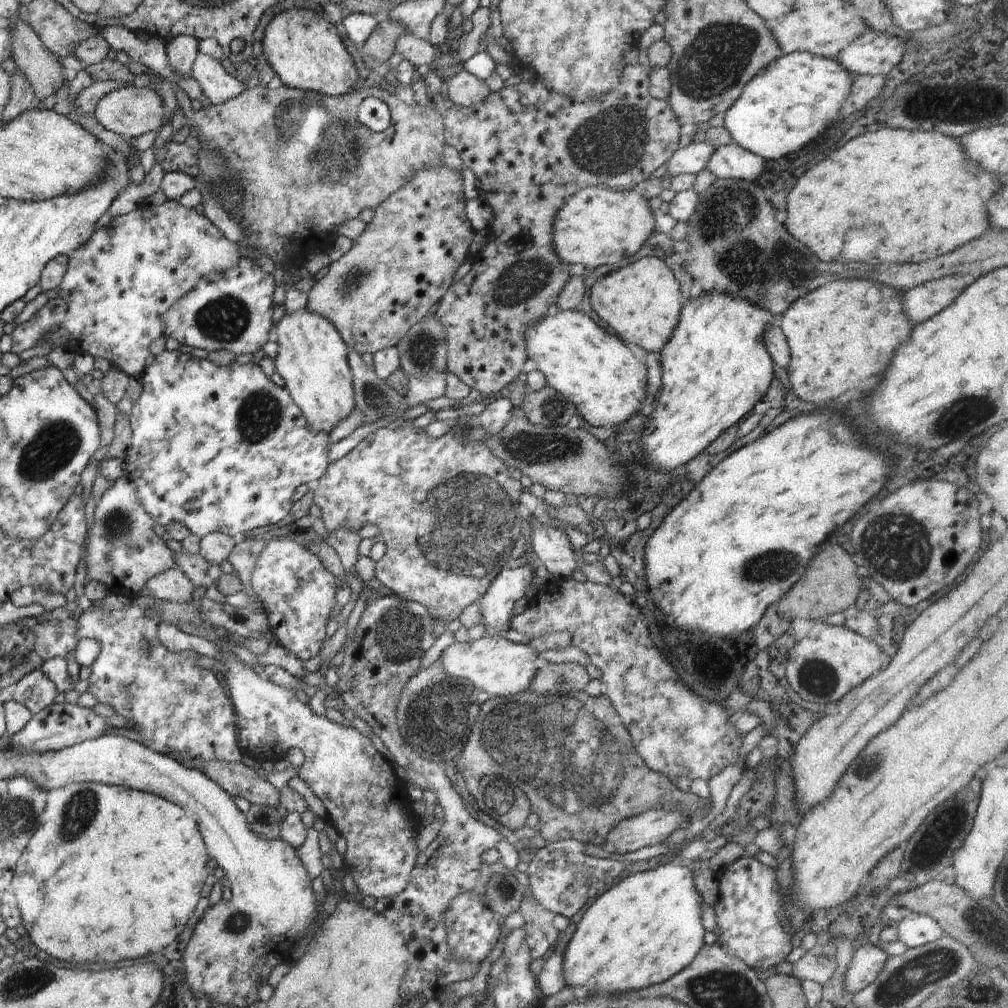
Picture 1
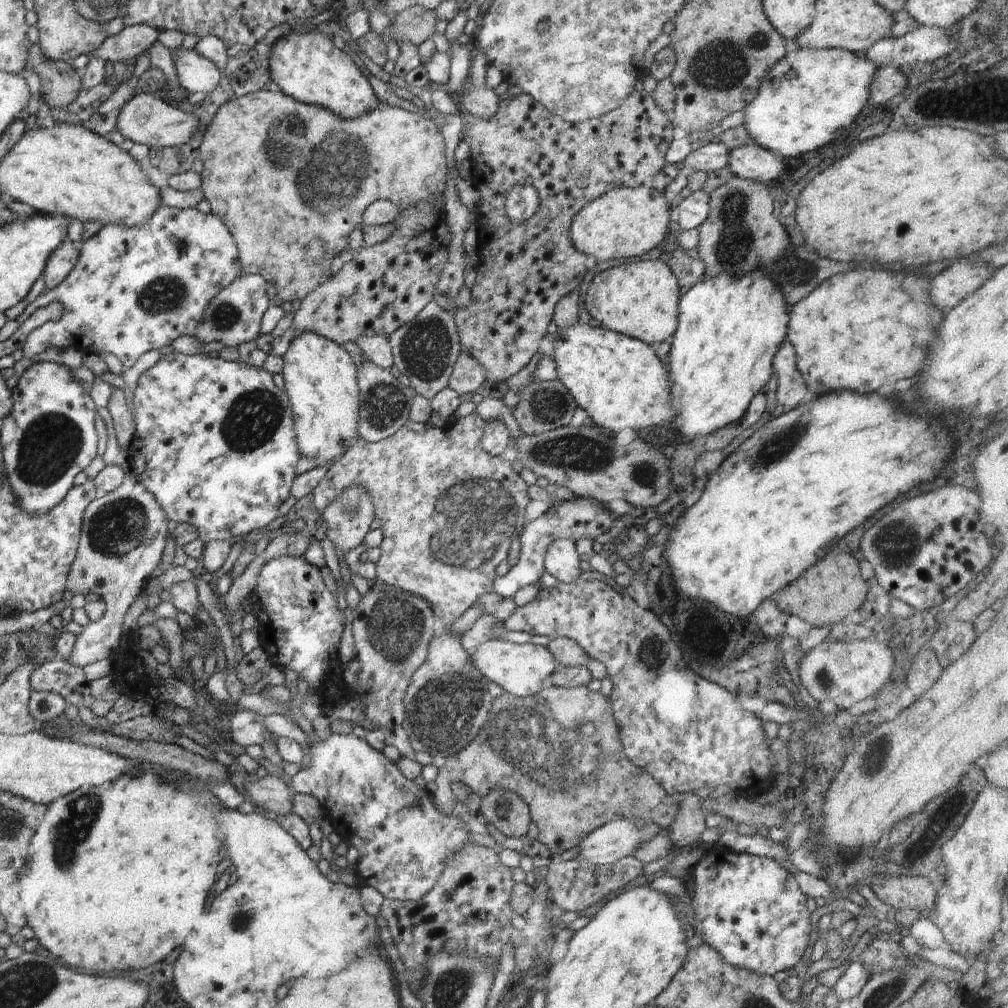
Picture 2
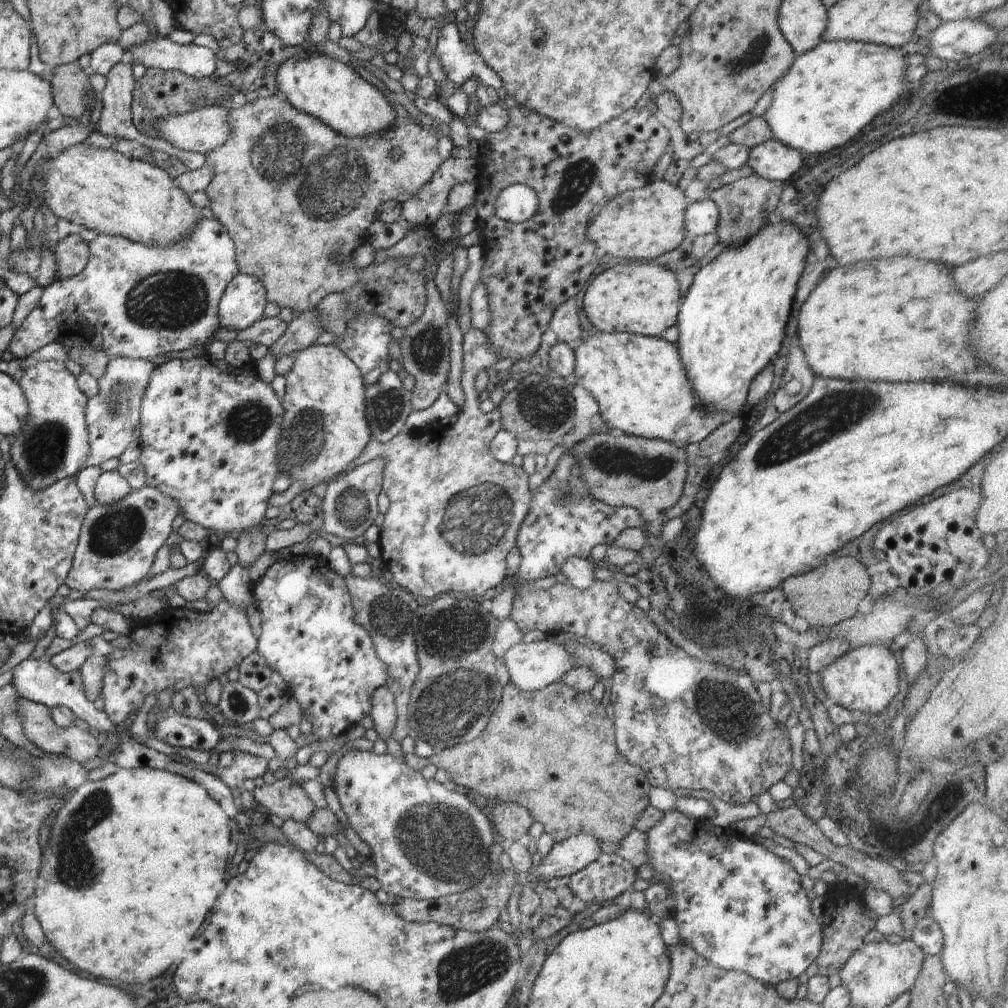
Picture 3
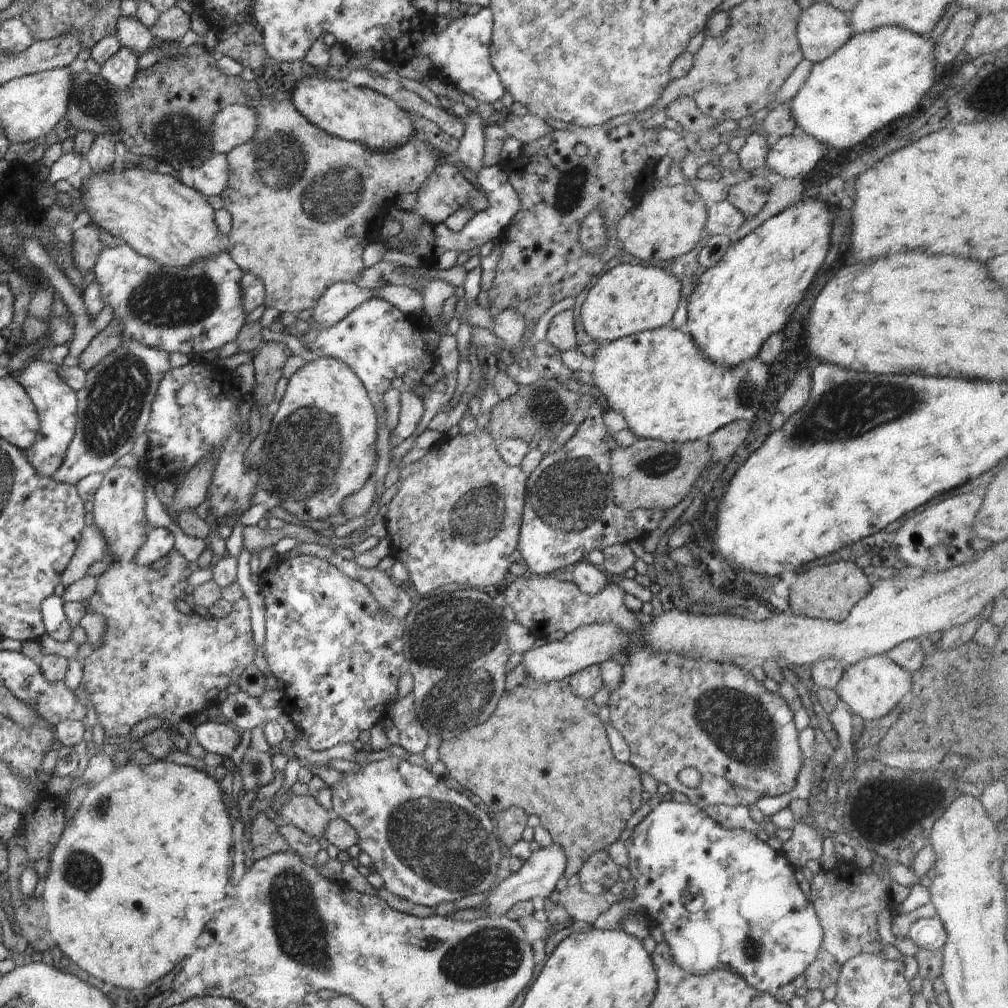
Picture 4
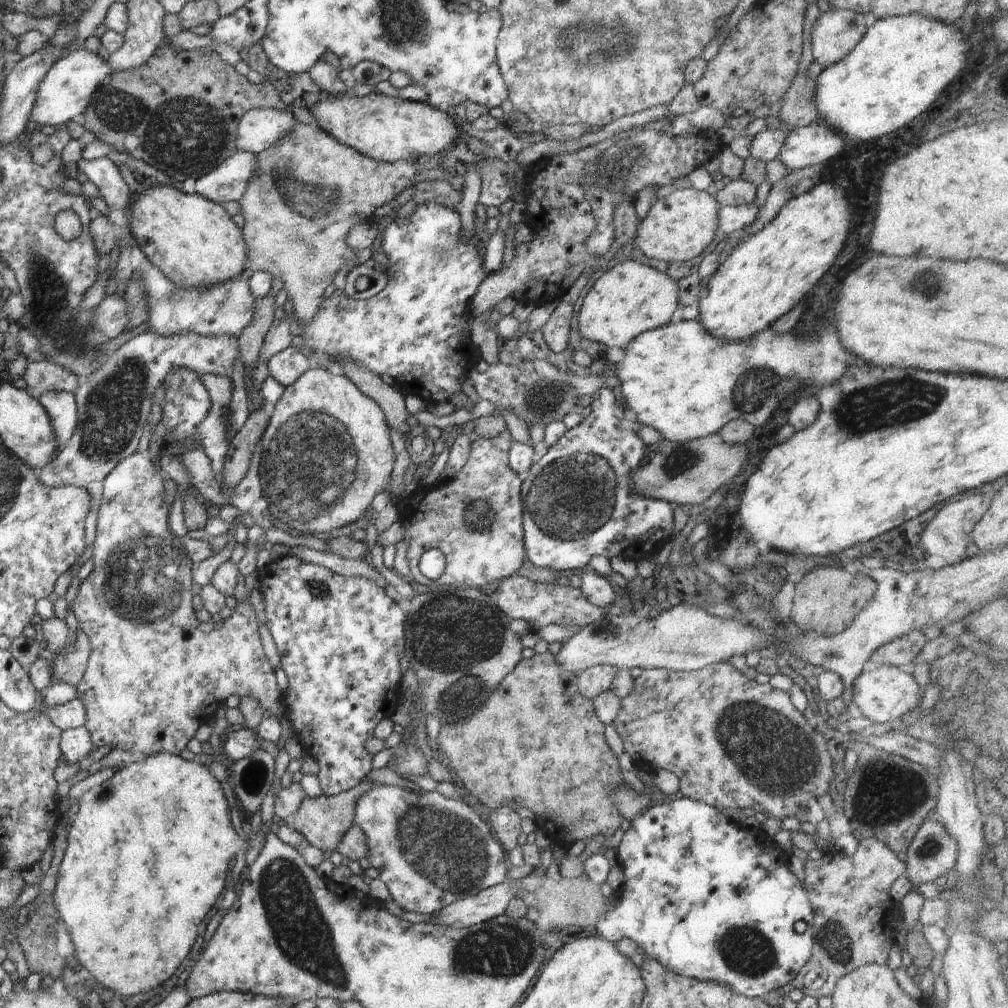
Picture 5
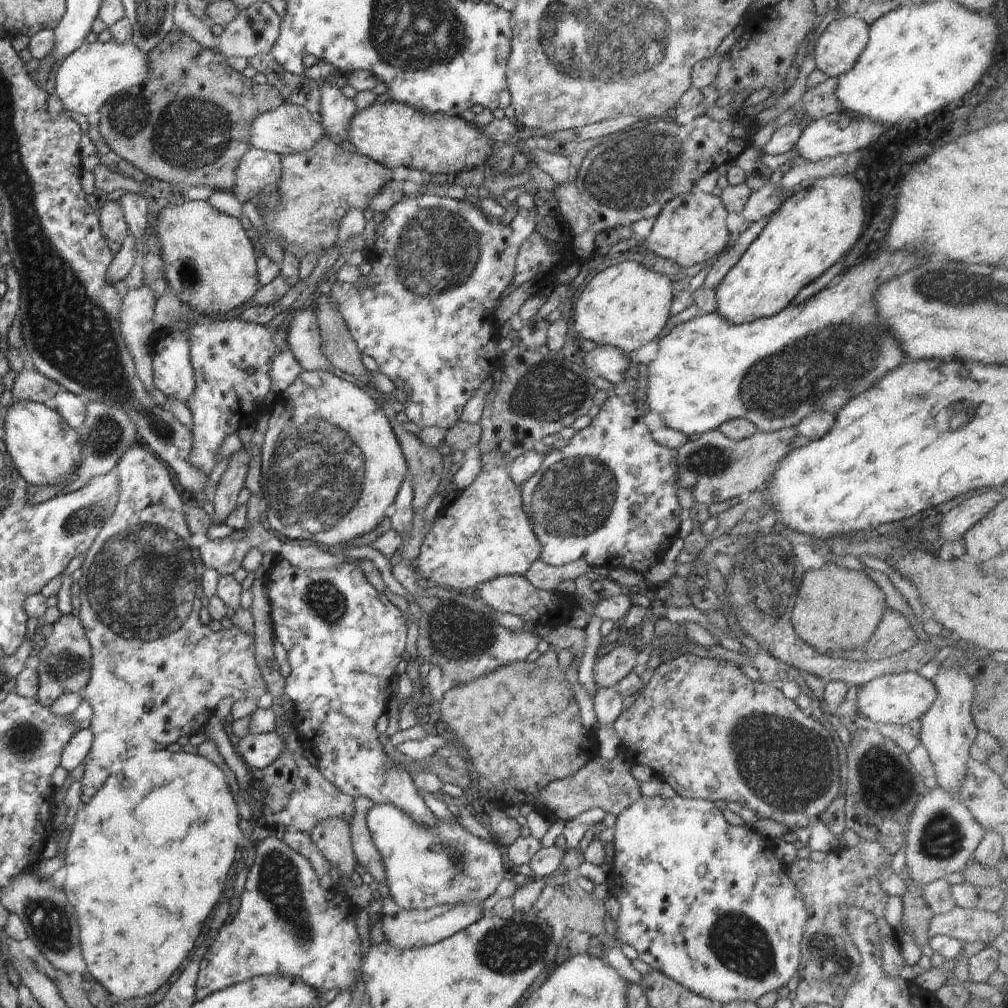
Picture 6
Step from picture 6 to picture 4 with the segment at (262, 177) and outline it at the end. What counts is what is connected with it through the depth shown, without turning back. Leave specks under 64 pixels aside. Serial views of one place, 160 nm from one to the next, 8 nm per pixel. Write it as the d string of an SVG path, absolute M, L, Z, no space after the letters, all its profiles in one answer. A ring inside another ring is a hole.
M225 153L212 155L192 172L192 186L204 196L221 196L228 189L229 162Z

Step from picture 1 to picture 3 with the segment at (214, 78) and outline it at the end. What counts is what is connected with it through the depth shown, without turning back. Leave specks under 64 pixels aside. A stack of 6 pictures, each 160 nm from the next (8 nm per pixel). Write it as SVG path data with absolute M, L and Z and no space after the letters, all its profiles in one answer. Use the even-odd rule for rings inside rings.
M169 36L149 38L138 46L128 47L126 53L133 62L148 69L183 72L197 79L214 75L218 61L213 50L194 43L180 45Z

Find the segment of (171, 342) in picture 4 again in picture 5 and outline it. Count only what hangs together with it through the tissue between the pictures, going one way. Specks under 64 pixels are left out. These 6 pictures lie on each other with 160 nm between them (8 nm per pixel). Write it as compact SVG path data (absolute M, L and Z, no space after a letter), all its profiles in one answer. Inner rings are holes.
M150 262L134 268L132 278L140 280L140 286L146 292L144 300L148 302L148 331L162 335L188 332L204 337L229 335L239 338L253 323L255 299L250 292L248 274L244 271L238 276L232 276L224 284L216 284L212 288L202 290L180 288Z

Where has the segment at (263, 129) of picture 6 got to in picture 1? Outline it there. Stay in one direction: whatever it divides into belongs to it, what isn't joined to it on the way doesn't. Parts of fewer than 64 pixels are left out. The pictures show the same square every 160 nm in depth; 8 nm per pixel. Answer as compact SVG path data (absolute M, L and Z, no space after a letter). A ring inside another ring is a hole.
M123 87L108 93L96 105L95 117L104 128L122 136L125 140L142 136L146 132L156 132L168 120L164 115L168 113L163 105L161 96L152 87Z

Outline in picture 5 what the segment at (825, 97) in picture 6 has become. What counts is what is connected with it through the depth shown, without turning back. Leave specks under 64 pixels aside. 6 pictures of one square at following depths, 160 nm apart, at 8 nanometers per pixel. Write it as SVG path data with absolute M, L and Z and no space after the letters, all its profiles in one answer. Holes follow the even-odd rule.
M816 4L807 6L807 13L803 20L803 43L799 67L783 98L784 103L779 111L778 117L782 120L784 128L788 130L821 121L820 113L815 105L816 83L807 75L810 65L815 62L811 51L811 34L818 17L821 15L818 8Z

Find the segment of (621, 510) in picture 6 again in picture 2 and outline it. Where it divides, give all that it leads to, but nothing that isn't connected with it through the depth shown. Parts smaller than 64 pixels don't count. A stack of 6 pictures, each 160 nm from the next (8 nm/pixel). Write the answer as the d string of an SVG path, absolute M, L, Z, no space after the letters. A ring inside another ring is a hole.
M576 497L566 500L557 506L552 503L550 508L535 520L528 524L520 525L519 539L521 551L518 562L503 577L497 576L493 582L493 591L504 598L513 598L514 594L524 588L538 582L539 578L546 571L545 554L547 548L558 539L570 539L575 544L580 538L596 540L604 533L610 532L615 524L615 517L610 514L606 505L591 501L586 497Z

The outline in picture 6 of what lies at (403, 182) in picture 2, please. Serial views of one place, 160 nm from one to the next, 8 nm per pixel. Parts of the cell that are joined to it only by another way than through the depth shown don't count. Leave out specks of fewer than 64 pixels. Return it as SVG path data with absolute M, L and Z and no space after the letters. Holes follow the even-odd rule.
M326 136L307 151L282 155L280 158L283 171L277 186L281 206L268 213L258 209L272 236L260 236L258 231L255 232L255 238L250 240L257 256L264 255L258 241L276 241L282 245L284 252L292 253L298 262L309 252L316 252L318 258L322 258L337 241L339 222L344 213L349 208L359 208L367 213L371 198L393 178L388 167L360 153L347 152L342 145L334 144ZM314 302L307 303L304 310L295 312L289 326L288 342L289 350L304 371L329 372L332 364L321 349L321 336Z

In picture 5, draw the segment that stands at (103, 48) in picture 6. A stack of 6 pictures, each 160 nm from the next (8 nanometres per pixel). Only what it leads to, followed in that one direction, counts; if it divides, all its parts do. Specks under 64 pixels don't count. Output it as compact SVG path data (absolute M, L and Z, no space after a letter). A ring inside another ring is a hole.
M82 47L80 50L69 52L60 58L36 88L34 106L30 110L28 120L35 122L36 126L60 126L73 121L78 114L83 114L92 100L94 92L108 80L108 74L113 74L108 61L102 60L97 53L90 52Z

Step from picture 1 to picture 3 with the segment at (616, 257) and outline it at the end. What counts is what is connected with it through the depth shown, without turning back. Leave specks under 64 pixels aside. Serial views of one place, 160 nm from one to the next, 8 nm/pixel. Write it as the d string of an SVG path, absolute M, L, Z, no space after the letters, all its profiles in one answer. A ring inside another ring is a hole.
M666 180L653 181L642 188L621 192L599 212L599 215L590 221L586 236L594 243L596 248L604 250L606 256L630 258L630 260L652 260L664 253L677 249L686 238L685 212L689 202L684 191L677 185Z

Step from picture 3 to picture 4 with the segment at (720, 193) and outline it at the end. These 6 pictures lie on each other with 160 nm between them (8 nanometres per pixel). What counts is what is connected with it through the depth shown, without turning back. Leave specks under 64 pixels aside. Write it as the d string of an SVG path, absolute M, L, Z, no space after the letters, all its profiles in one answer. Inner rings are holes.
M751 176L739 184L730 186L726 200L743 212L746 219L751 219L767 203L773 181L760 176Z

